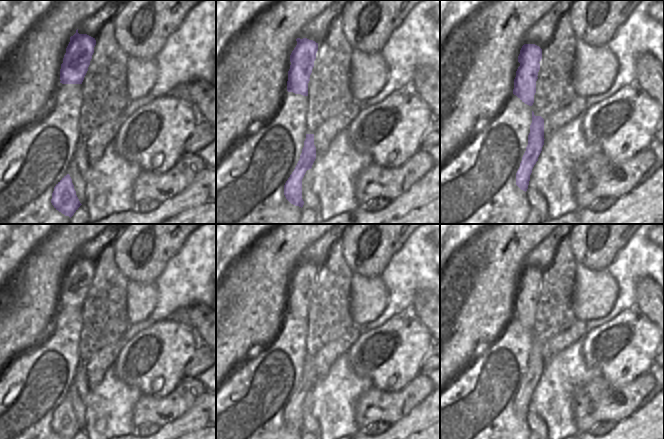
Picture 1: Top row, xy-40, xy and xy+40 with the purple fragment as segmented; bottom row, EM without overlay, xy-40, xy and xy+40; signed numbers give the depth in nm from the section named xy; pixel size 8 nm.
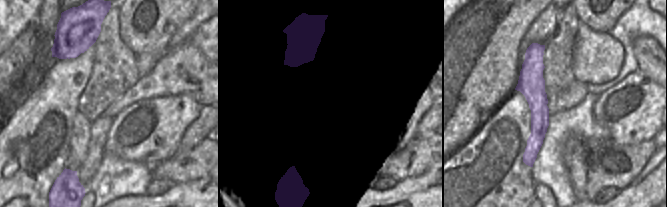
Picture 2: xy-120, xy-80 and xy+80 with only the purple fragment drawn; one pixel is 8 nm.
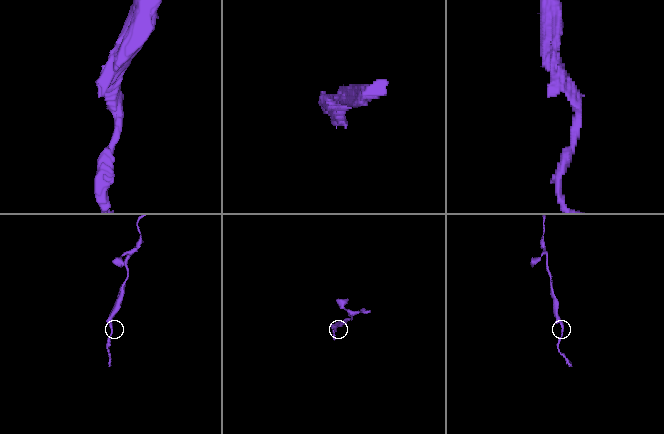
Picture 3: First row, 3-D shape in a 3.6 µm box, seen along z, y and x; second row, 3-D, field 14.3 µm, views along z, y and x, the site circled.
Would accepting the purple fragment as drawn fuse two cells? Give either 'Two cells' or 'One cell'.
Two cells.

